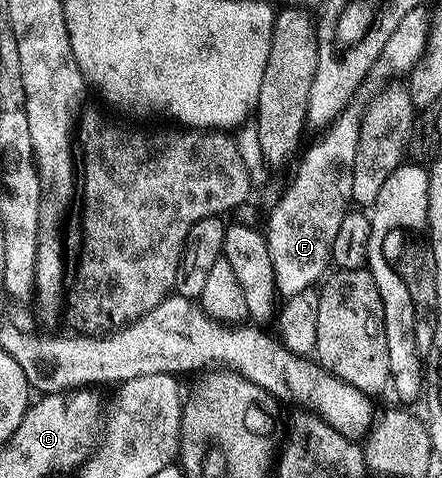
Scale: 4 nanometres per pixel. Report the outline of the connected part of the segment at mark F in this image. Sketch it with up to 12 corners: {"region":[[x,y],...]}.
{"region":[[359,115],[304,155],[265,234],[280,296],[318,284],[353,207]]}

